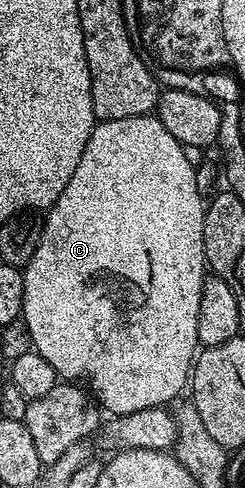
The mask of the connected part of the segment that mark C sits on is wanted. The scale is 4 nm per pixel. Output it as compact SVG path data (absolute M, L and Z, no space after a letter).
M154 114L96 122L85 145L85 153L81 153L81 161L77 161L77 169L73 172L73 177L69 177L69 185L65 185L65 193L61 193L61 197L57 197L57 201L46 212L41 245L37 245L37 253L33 253L23 271L25 301L21 318L27 324L34 350L38 351L41 357L45 357L49 365L53 365L56 376L86 385L90 394L106 410L107 407L111 410L112 416L136 413L137 410L150 407L163 407L169 404L167 402L170 399L177 398L182 391L184 394L201 347L197 337L197 317L201 313L201 289L205 278L205 199L197 189L196 164L187 160L183 149L183 144L175 140L173 133L169 133L169 129L165 129L165 125L161 125L161 121Z

